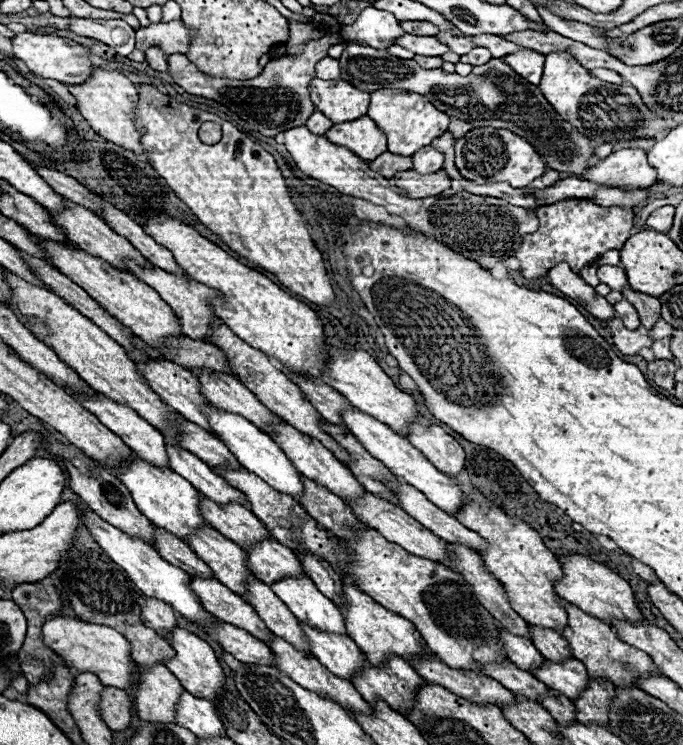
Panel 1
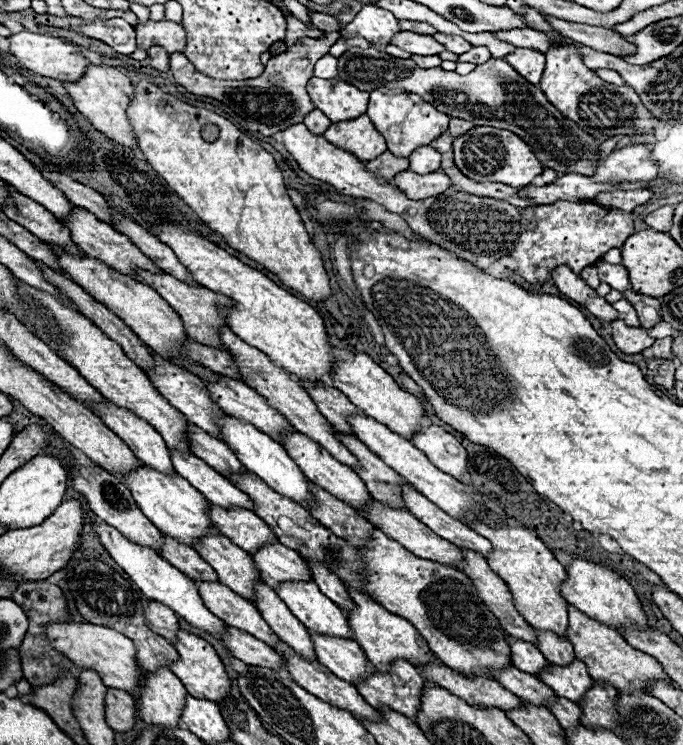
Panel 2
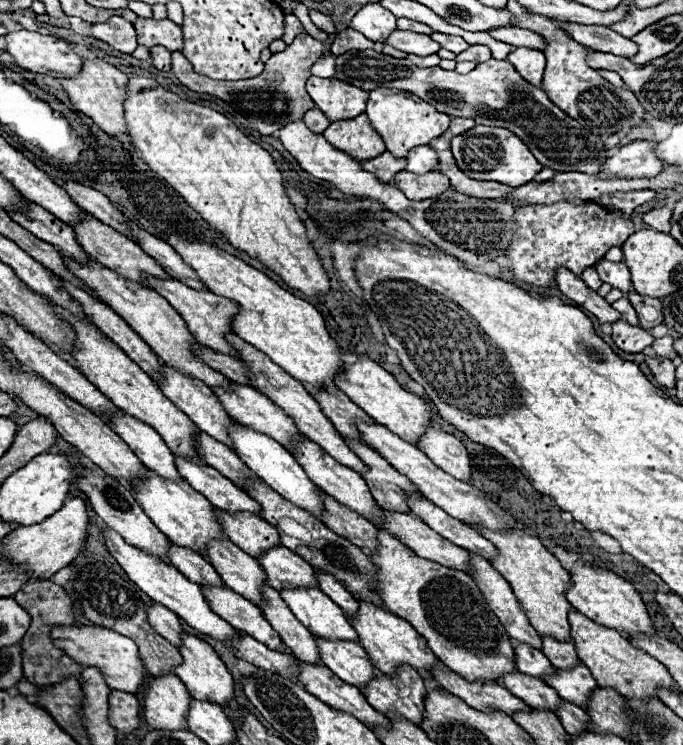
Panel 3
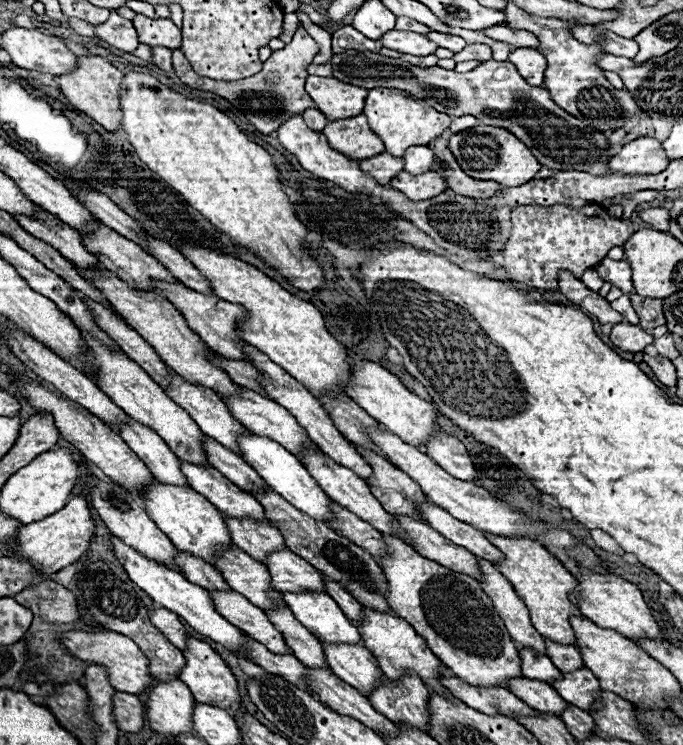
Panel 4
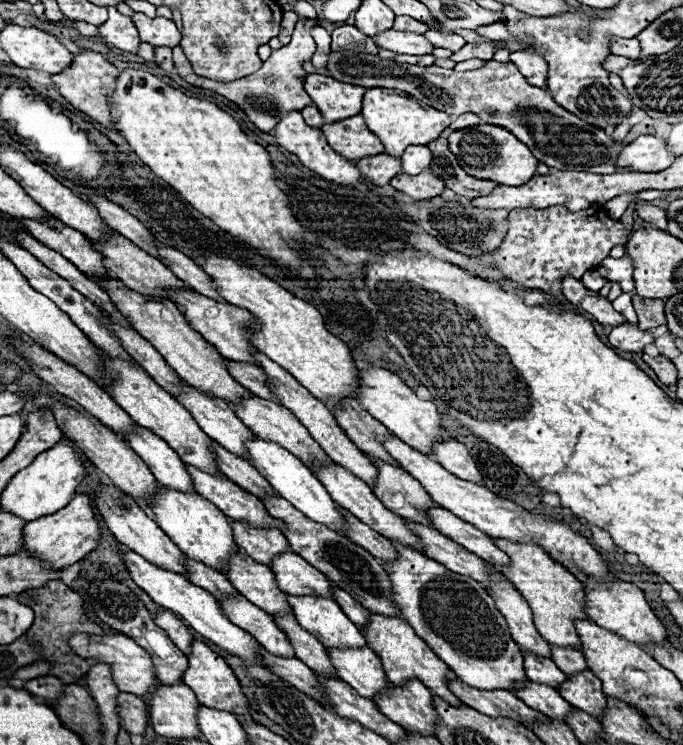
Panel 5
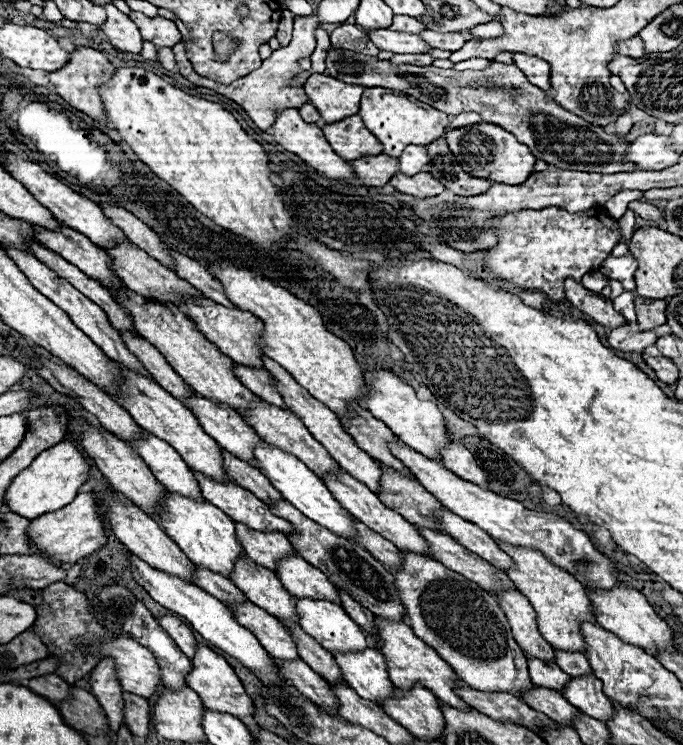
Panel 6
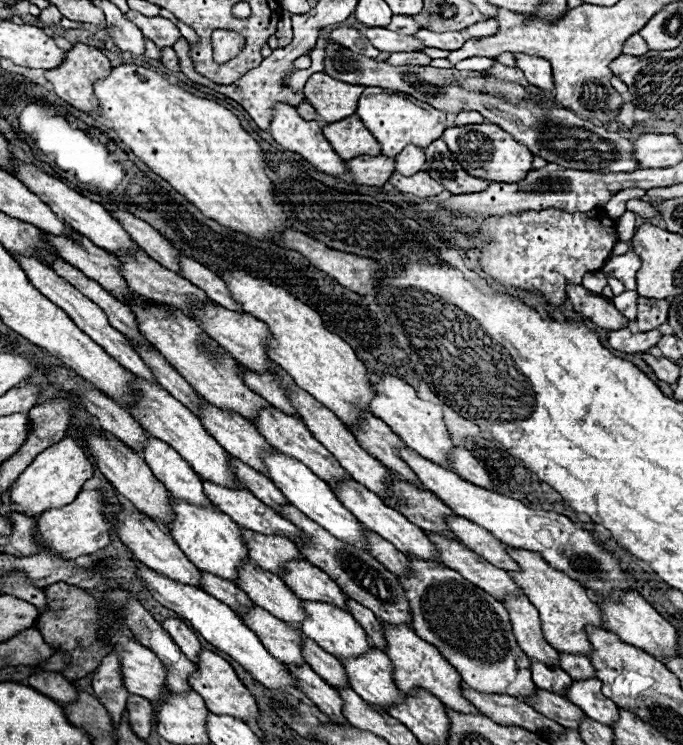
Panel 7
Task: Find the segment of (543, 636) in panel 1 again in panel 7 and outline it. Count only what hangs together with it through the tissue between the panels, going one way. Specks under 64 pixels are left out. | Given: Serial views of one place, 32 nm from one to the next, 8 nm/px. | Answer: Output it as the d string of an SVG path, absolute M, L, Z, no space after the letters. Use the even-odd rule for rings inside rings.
M560 654L560 668L572 676L572 680L596 678L596 670L586 656L580 654Z

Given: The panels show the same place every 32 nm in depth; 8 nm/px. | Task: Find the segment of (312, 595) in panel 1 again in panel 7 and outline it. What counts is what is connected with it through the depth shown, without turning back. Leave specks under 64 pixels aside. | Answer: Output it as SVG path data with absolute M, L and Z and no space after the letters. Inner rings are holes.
M302 602L308 620L302 632L336 658L358 658L372 650L364 628L340 608L326 602Z

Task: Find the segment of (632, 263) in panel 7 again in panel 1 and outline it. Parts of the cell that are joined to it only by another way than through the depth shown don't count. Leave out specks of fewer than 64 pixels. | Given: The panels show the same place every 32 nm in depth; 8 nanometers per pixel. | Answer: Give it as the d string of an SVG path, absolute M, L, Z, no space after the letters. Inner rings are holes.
M610 264L598 266L598 278L600 282L608 284L612 290L624 290L628 286L626 270L620 266L610 266Z

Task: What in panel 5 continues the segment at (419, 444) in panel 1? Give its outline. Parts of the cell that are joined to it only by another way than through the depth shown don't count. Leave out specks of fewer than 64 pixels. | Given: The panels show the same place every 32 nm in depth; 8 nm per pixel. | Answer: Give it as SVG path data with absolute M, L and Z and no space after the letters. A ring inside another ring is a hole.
M448 438L442 444L434 446L434 460L462 480L470 480L476 484L482 484L484 480L466 446L462 442L456 442L454 438Z

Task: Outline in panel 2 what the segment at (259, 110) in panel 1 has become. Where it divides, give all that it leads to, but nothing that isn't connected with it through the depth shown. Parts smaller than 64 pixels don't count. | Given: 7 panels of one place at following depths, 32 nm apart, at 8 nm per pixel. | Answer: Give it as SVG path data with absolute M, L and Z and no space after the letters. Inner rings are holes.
M302 38L294 46L290 46L282 54L274 54L268 62L264 72L258 78L250 80L212 80L194 70L186 56L170 56L170 70L178 84L182 84L188 92L200 96L212 96L224 104L228 104L236 114L246 118L248 122L256 124L256 130L264 136L272 136L288 124L298 124L304 116L314 110L314 104L306 92L308 78L312 78L312 70L316 60L320 60L334 42L338 39Z

